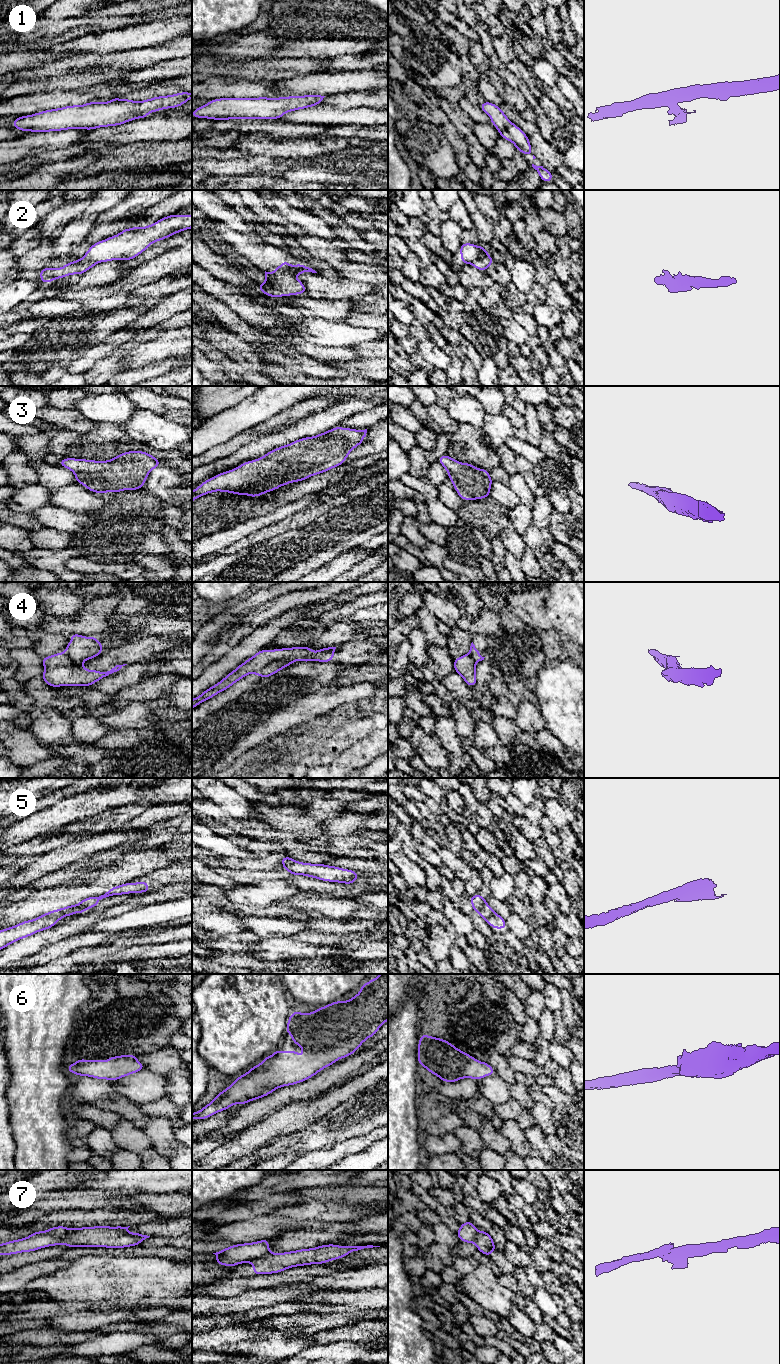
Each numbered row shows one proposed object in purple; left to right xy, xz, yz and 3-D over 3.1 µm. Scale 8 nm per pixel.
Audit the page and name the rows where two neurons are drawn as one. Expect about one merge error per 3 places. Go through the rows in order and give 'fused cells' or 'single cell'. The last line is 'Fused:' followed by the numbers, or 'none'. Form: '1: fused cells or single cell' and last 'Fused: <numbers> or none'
1: single cell
2: fused cells
3: single cell
4: fused cells
5: single cell
6: single cell
7: fused cells
Fused: 2, 4, 7

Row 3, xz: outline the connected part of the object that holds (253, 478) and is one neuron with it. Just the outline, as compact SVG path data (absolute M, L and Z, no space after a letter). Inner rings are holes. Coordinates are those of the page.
M337 426L316 436L301 438L290 444L275 448L261 458L244 462L232 470L222 472L204 481L192 491L192 502L200 496L215 491L258 497L264 493L274 491L282 485L300 482L310 476L324 473L344 464L350 452L362 444L366 433L367 429L356 430Z

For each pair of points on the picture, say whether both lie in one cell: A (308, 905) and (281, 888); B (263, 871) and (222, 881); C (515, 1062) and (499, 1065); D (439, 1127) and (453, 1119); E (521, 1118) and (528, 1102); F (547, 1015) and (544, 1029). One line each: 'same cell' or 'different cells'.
A: different cells
B: different cells
C: different cells
D: same cell
E: different cells
F: same cell

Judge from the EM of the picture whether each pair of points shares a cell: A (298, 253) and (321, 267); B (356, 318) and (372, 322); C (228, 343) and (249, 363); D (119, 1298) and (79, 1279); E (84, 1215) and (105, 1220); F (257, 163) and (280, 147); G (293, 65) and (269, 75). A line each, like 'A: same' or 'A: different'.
A: same
B: same
C: same
D: same
E: same
F: different
G: same

